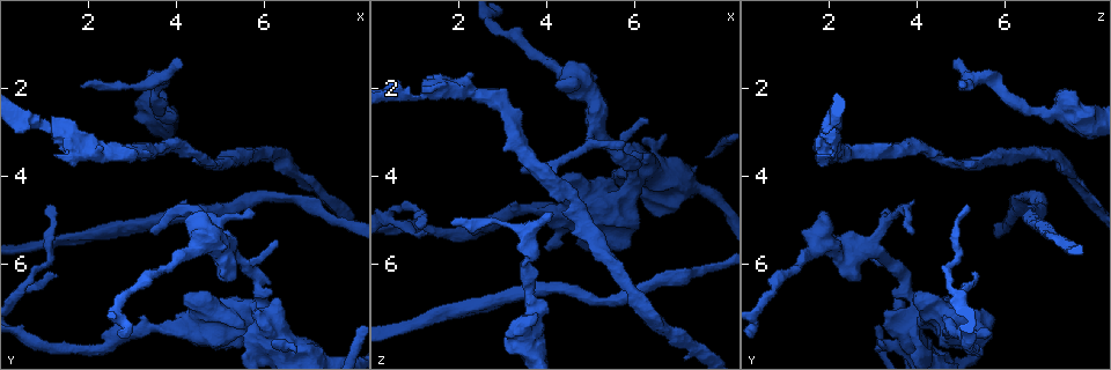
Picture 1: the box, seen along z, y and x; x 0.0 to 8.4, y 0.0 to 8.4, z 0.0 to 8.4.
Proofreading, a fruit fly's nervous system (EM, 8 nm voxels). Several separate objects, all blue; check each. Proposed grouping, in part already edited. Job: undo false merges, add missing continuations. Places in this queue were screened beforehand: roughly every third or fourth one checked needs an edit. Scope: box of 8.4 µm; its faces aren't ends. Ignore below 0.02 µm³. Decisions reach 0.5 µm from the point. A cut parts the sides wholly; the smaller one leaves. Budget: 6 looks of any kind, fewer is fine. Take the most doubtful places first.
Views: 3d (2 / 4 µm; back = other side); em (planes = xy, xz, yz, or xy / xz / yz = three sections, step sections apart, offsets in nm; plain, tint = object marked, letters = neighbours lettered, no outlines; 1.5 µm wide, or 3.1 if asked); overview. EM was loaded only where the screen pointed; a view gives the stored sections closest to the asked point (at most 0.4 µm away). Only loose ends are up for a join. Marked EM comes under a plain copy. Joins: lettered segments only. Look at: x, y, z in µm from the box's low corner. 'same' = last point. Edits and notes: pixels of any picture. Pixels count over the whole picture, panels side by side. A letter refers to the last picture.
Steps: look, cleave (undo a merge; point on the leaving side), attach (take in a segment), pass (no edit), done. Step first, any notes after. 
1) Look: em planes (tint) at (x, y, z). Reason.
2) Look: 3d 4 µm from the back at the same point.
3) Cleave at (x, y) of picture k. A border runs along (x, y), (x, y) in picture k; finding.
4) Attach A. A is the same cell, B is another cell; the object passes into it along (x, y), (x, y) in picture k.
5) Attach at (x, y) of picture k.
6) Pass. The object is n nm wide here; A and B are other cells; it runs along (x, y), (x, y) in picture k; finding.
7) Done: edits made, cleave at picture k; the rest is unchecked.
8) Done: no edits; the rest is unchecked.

Look: em planes (letters) at (4.10, 1.35, 4.95). An open end.

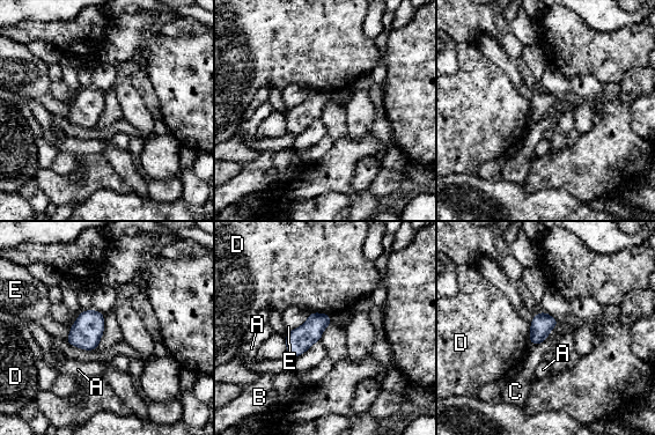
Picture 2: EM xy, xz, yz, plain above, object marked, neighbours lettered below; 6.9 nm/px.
Pass. A, B, C, D and E are other cells; a border runs along (531, 323), (528, 341) in picture 2; no lettered segment goes on from it.

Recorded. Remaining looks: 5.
Look: 3d 2 µm at (3.70, 2.10, 7.20). Thick end.

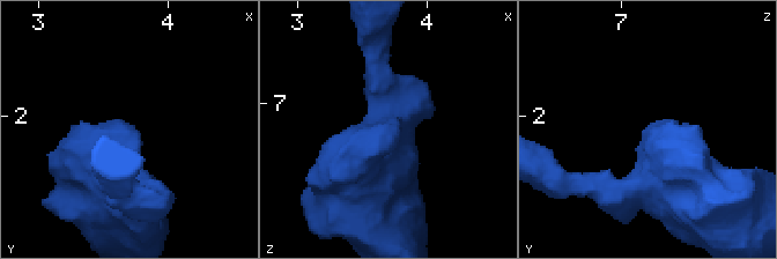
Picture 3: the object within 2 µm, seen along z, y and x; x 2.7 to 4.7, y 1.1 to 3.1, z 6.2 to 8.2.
Look: em yz step 4 (tint) at (3.74, 2.08, 7.20).

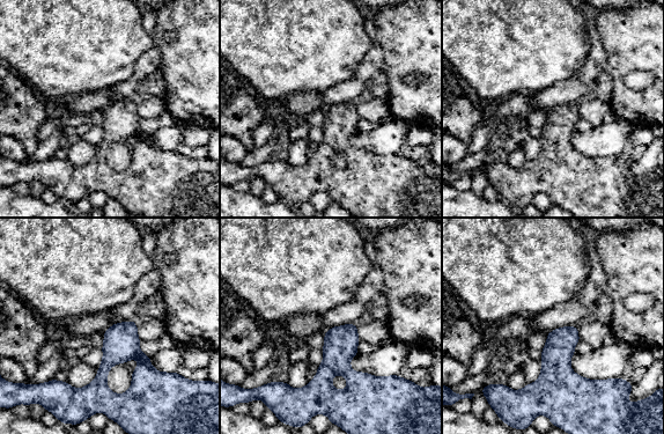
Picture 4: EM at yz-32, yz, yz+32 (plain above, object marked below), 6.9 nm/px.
Look: em yz step 4 (letters) at the same point. See the neighbours.

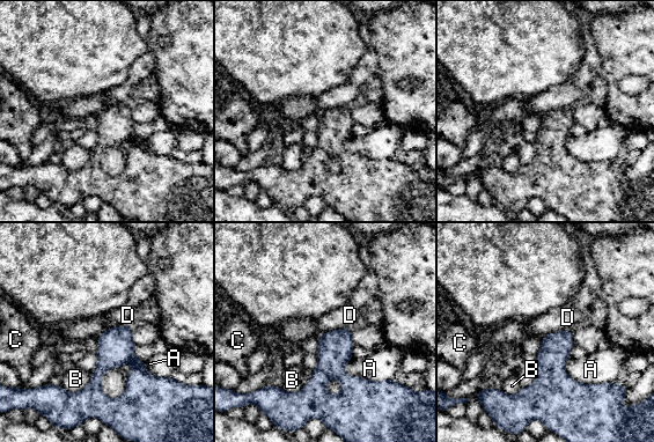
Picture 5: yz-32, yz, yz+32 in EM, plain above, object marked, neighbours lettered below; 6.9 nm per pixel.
Pass. The longest contact is with A, 320 nm; A, B, C and D are other cells; a border runs along (572, 330), (551, 331), (541, 338) in picture 5; none of them fits.

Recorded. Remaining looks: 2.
Look: em xy step 8 (letters) at (1.25, 6.20, 5.30). Thin end.

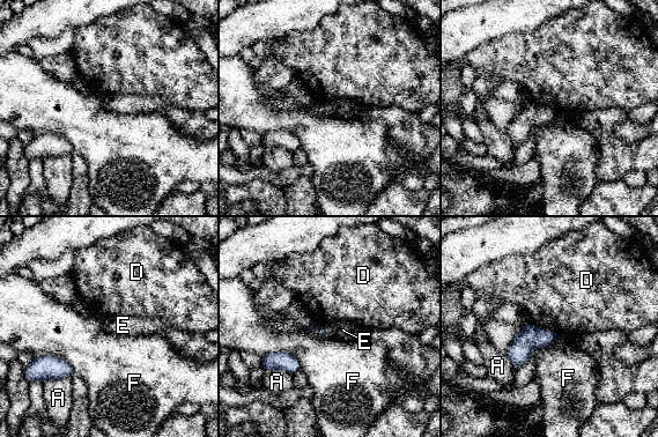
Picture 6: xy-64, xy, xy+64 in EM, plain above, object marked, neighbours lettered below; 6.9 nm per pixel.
Look: em planes (letters) at the same point.

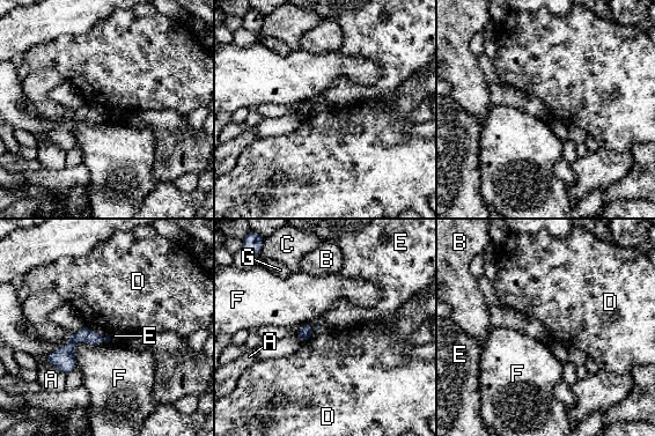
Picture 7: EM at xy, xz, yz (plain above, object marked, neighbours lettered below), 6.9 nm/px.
Pass. A, B, C, D, E, F and G are other cells; a border runs along (311, 334), (303, 342) in picture 7; no lettered segment goes on from it.

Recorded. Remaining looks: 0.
Done: no edits; the rest is unchecked.

